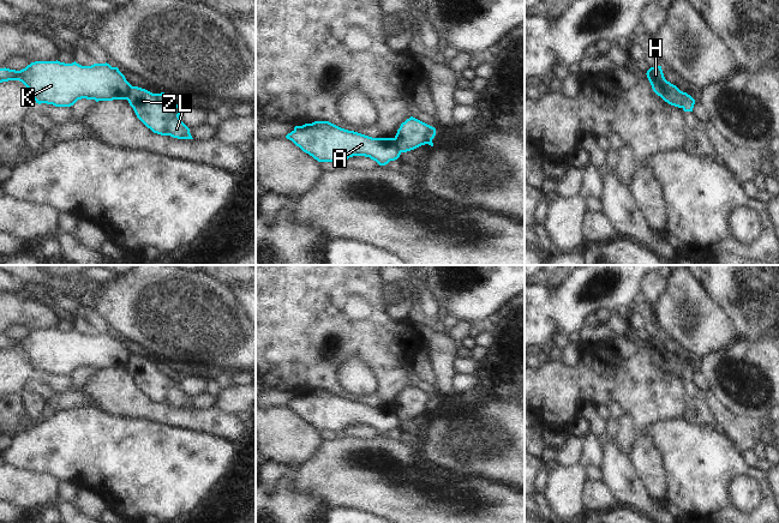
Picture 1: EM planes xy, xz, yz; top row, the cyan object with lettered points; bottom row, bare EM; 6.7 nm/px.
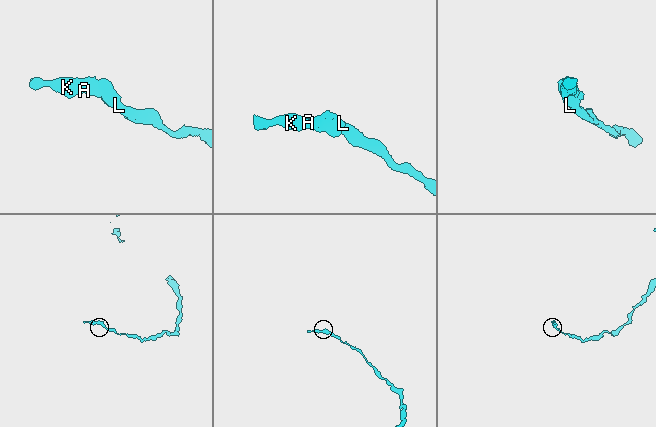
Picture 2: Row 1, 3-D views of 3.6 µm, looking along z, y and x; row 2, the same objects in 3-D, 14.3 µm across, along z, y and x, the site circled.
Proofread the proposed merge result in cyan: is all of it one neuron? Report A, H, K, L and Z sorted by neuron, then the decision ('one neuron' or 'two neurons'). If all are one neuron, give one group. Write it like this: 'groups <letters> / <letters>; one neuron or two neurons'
groups A K / H L Z; two neurons

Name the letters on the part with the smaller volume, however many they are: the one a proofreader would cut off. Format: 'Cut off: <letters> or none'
Cut off: A, K.

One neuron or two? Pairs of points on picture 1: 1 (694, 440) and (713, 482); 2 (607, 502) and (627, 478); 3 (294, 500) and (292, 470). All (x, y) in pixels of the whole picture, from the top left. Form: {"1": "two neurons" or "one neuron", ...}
{"1": "one neuron", "2": "two neurons", "3": "one neuron"}

